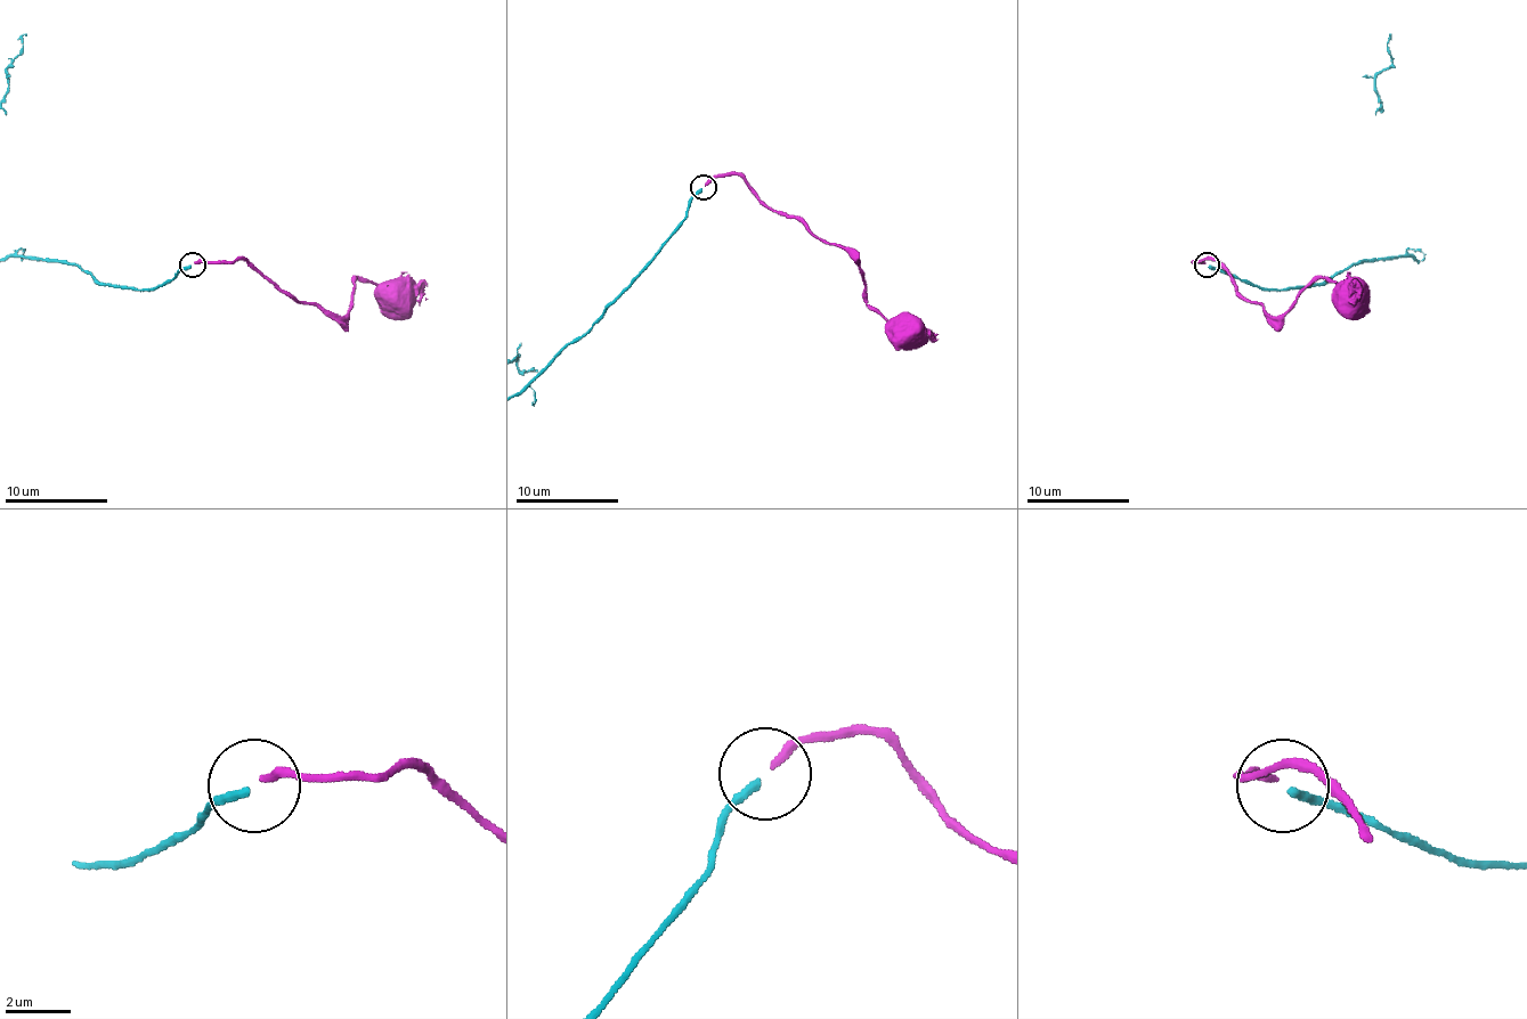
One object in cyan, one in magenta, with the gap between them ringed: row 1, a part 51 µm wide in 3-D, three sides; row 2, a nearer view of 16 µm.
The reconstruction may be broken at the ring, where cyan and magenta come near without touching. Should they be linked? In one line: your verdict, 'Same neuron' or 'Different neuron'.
Same neuron

